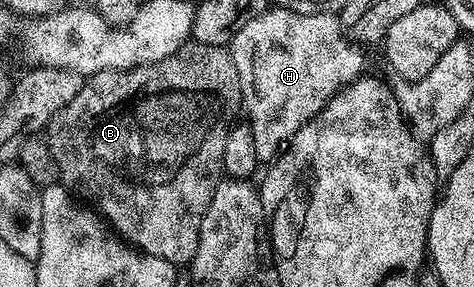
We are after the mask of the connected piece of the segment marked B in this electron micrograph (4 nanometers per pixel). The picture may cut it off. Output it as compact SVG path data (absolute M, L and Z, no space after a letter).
M191 41L180 47L172 56L159 62L134 66L131 70L105 70L89 75L83 81L80 92L76 92L76 96L72 96L72 100L68 100L68 104L57 107L49 115L44 126L44 141L58 165L61 185L77 195L79 199L87 198L87 200L82 200L89 203L129 245L141 250L143 254L160 256L160 260L168 260L176 268L182 268L196 256L196 248L200 240L200 224L204 220L206 209L219 182L224 177L223 158L228 145L226 129L230 126L230 117L240 110L242 105L240 76L236 72L236 64L232 60L229 49L224 46Z

